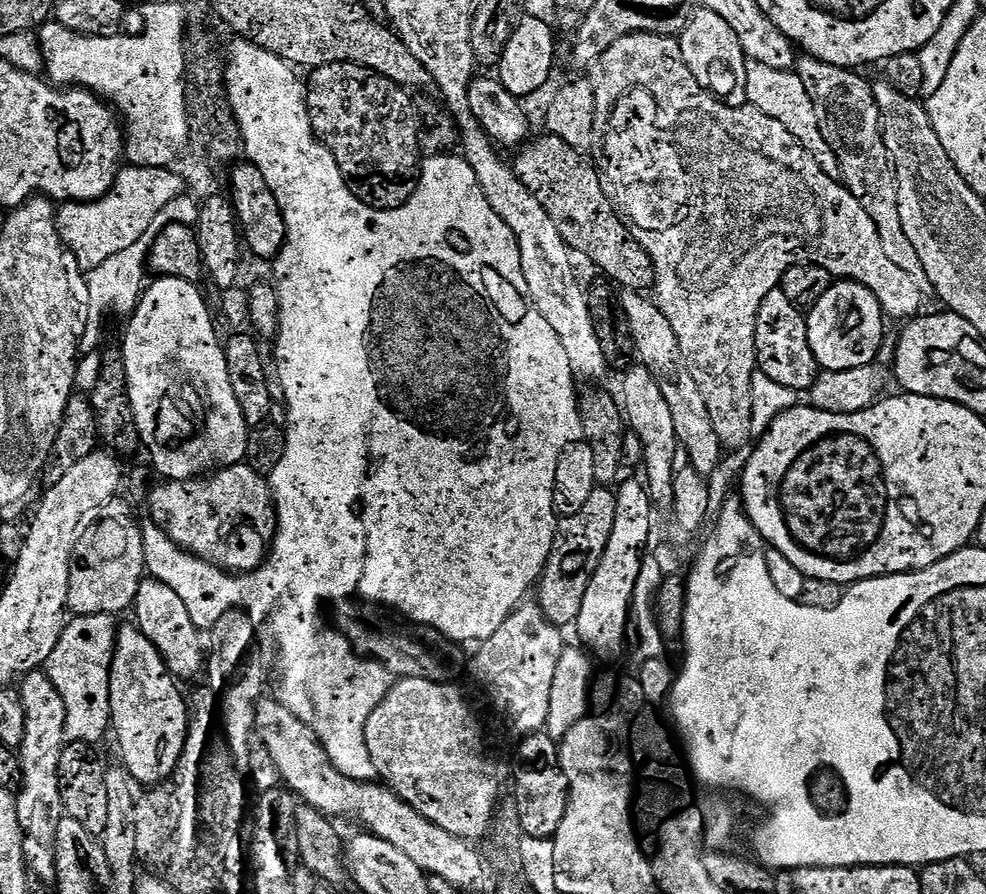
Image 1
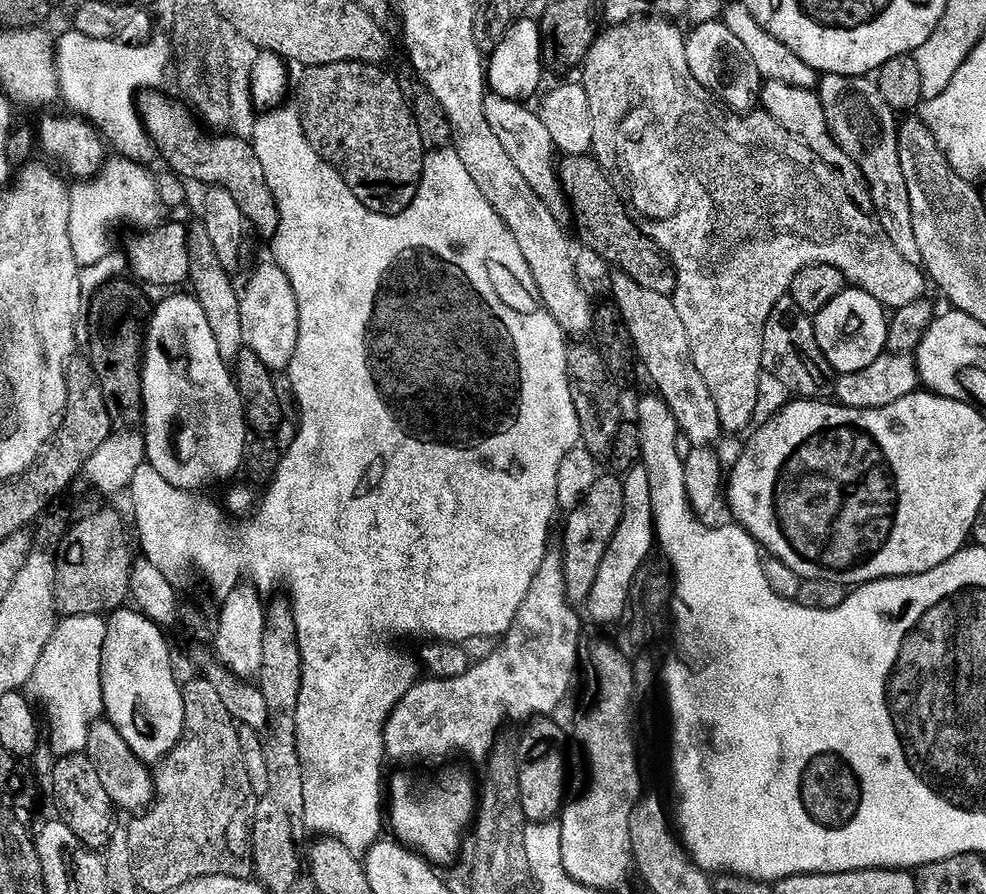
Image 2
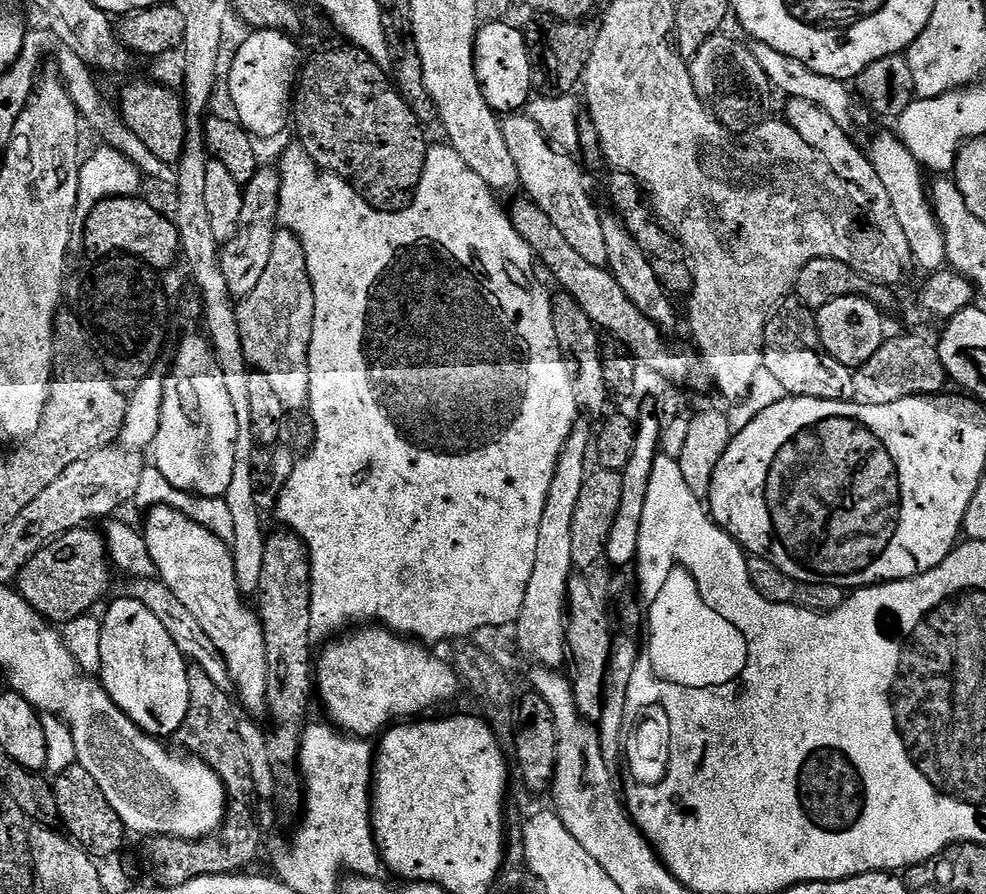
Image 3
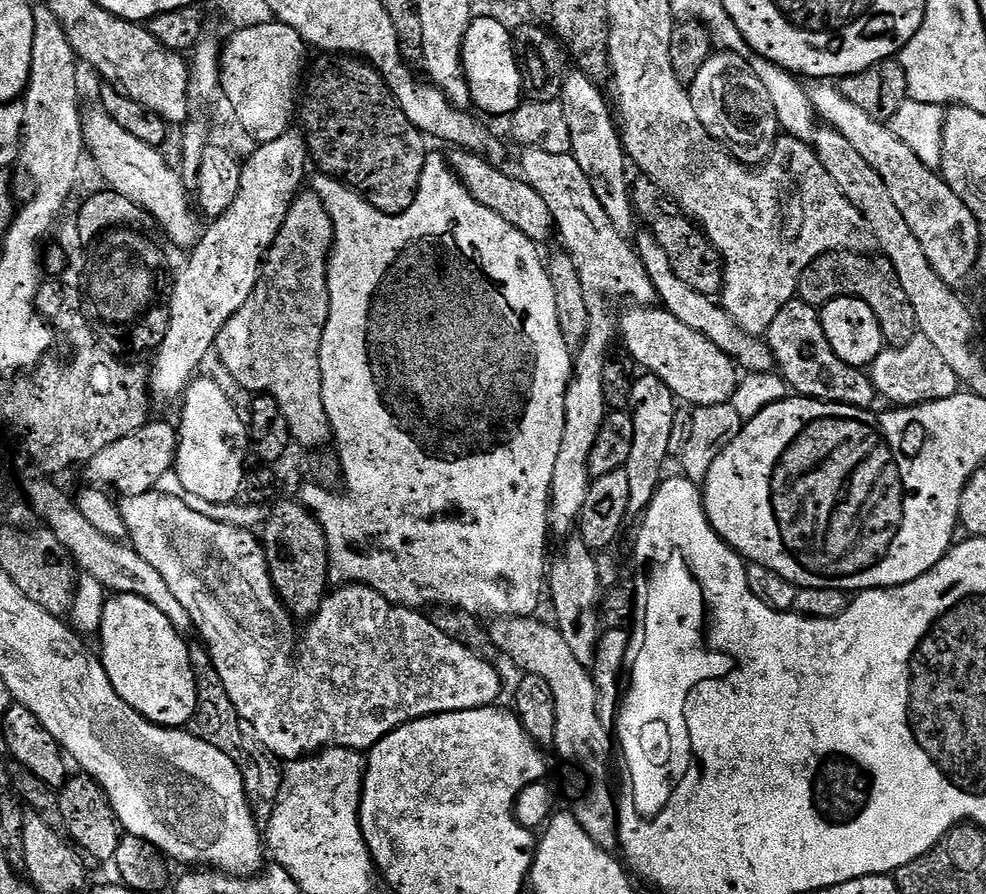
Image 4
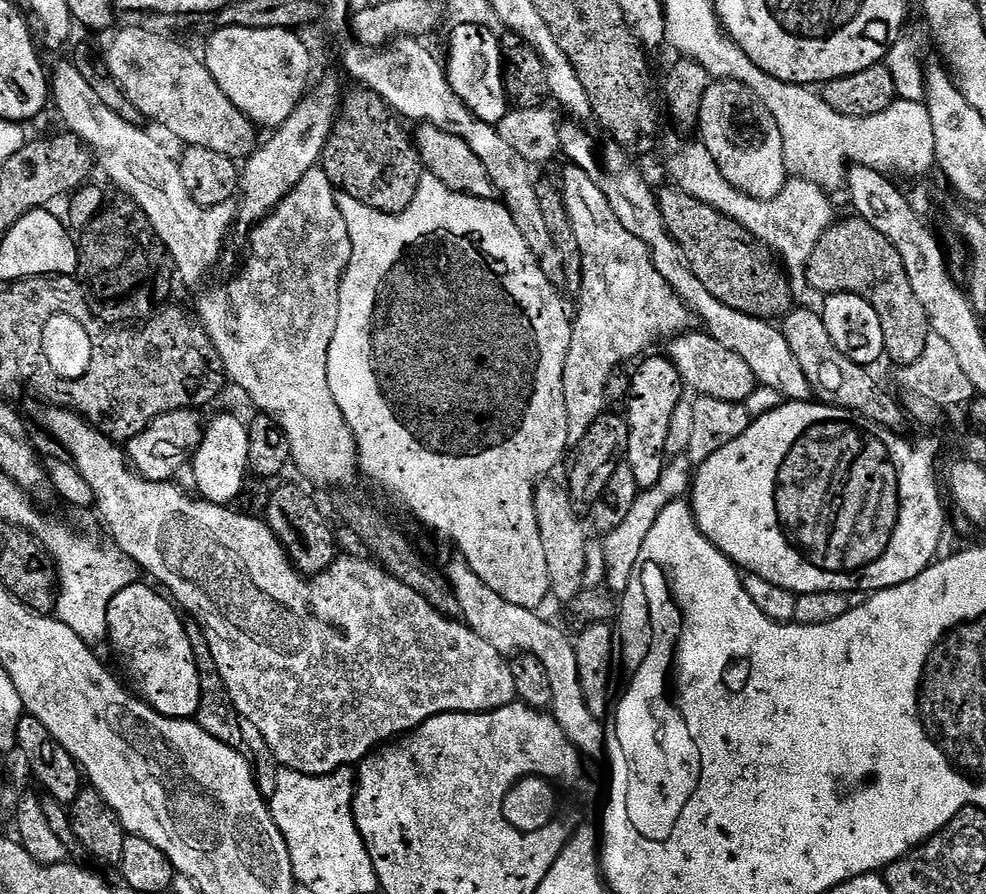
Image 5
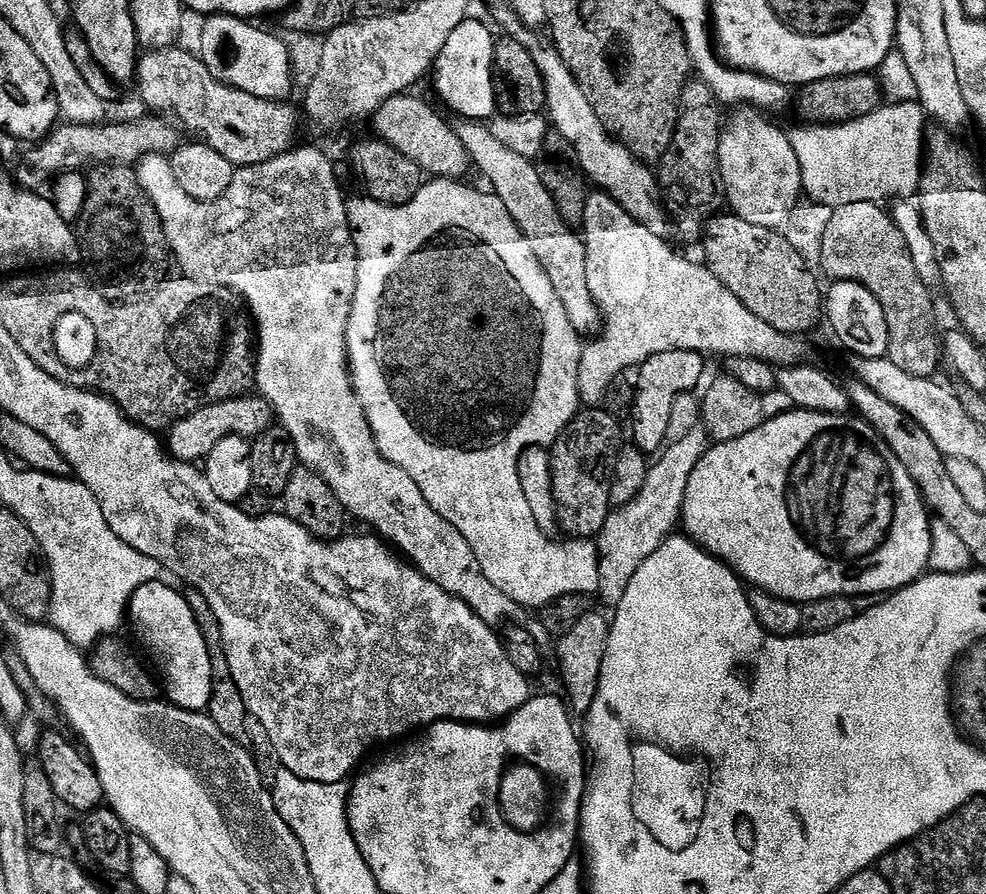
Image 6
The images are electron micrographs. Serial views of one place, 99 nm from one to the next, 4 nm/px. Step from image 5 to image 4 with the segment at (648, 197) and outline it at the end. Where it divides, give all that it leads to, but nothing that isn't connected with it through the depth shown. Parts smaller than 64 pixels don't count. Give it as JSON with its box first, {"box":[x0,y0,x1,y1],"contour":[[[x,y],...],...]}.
{"box":[634,231,774,373],"contour":[[[637,231],[634,236],[634,247],[640,261],[646,266],[646,274],[650,274],[650,282],[654,282],[654,290],[659,303],[667,308],[670,314],[674,314],[674,318],[678,318],[678,322],[684,322],[686,326],[690,326],[690,330],[698,330],[698,334],[710,338],[710,342],[714,342],[714,346],[718,346],[732,357],[745,373],[773,371],[774,361],[767,343],[763,339],[742,331],[713,297],[703,296],[701,292],[686,286],[674,274],[670,260],[666,258],[666,252],[662,250],[662,246],[658,246],[658,242],[653,238],[651,232]]]}

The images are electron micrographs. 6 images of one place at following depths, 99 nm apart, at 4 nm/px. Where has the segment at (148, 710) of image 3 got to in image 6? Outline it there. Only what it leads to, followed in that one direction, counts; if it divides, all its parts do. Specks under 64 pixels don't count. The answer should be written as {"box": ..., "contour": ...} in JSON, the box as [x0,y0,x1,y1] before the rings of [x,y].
{"box":[126,579,212,712],"contour":[[[163,579],[150,582],[146,586],[138,586],[138,590],[132,595],[126,613],[127,619],[132,620],[132,628],[140,635],[140,640],[152,651],[160,672],[164,675],[162,680],[162,692],[166,695],[167,703],[175,708],[181,708],[187,712],[204,712],[210,702],[210,690],[212,689],[212,671],[210,670],[210,650],[206,650],[206,638],[202,638],[202,630],[198,630],[198,618],[194,618],[194,610],[190,610],[190,602],[186,602],[184,592],[179,587],[171,588],[164,584]]]}

